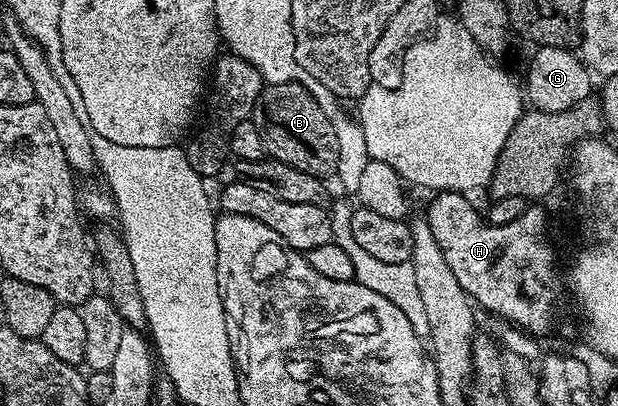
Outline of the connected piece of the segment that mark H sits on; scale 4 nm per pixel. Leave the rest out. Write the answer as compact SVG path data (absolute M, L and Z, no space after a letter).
M439 191L432 198L429 212L424 212L423 218L428 223L431 233L435 233L435 245L439 245L451 273L455 273L455 281L459 281L470 300L478 308L486 307L487 310L518 323L521 326L518 328L534 336L548 336L545 315L533 315L533 311L525 307L525 299L521 299L521 295L513 291L513 283L505 279L505 251L509 251L509 226L492 226L482 216L481 220L476 209L469 204L468 194L459 191Z

